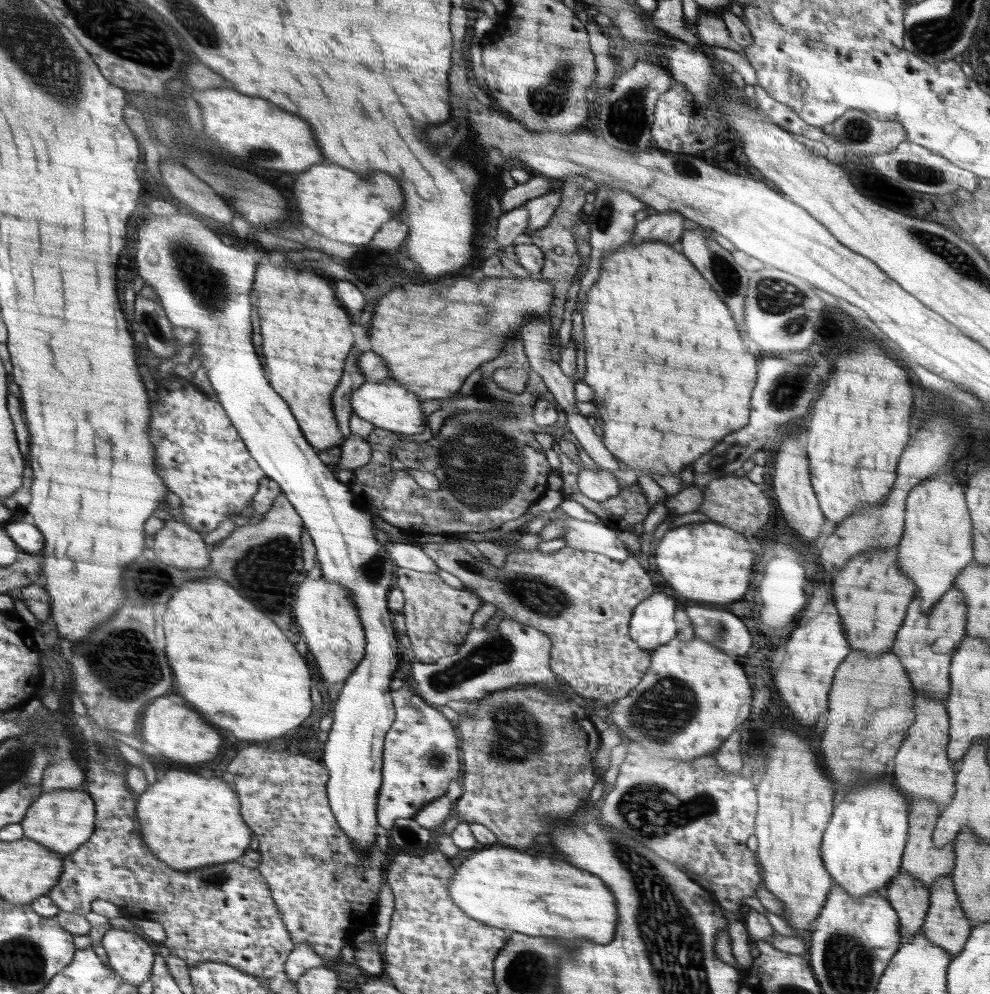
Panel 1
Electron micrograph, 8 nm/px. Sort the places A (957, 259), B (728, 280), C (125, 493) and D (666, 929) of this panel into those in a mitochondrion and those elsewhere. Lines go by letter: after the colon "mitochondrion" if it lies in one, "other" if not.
A: mitochondrion
B: mitochondrion
C: other
D: mitochondrion

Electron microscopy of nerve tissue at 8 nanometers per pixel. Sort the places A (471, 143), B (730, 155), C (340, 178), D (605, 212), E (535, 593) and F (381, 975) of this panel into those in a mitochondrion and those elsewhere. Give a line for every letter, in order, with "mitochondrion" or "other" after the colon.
A: other
B: other
C: other
D: mitochondrion
E: mitochondrion
F: other

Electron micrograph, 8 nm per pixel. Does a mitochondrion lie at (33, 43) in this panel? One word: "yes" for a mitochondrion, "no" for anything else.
yes

